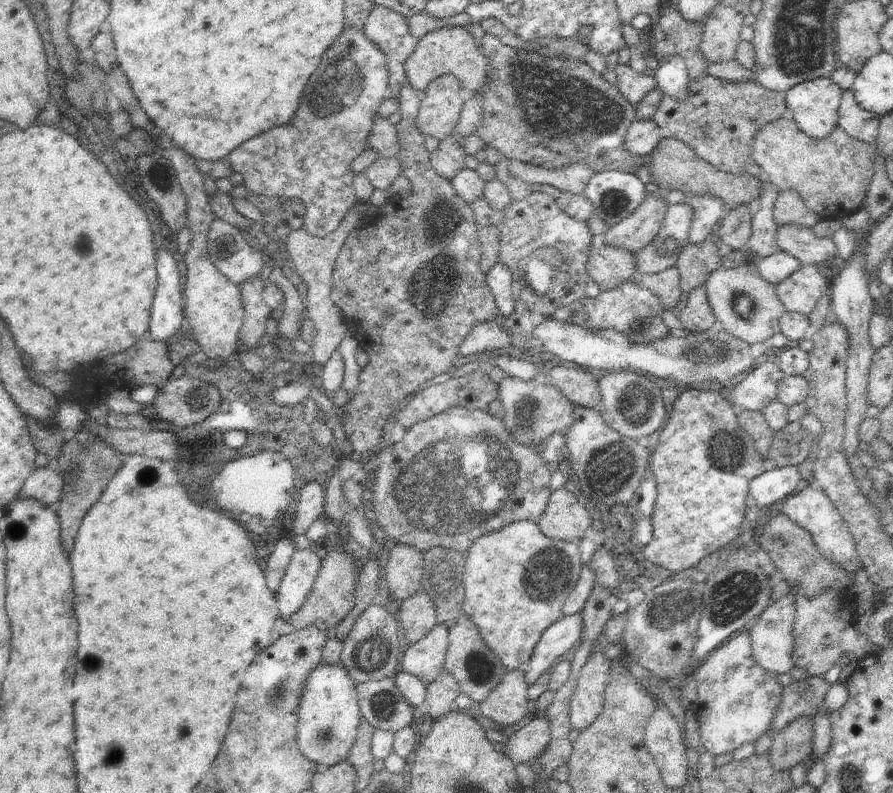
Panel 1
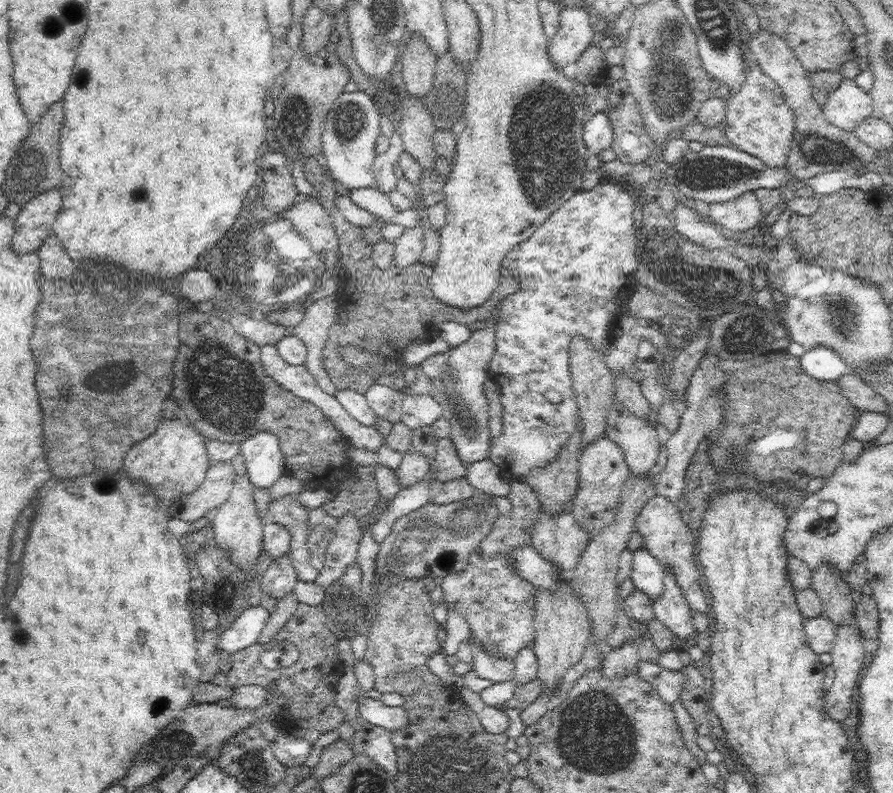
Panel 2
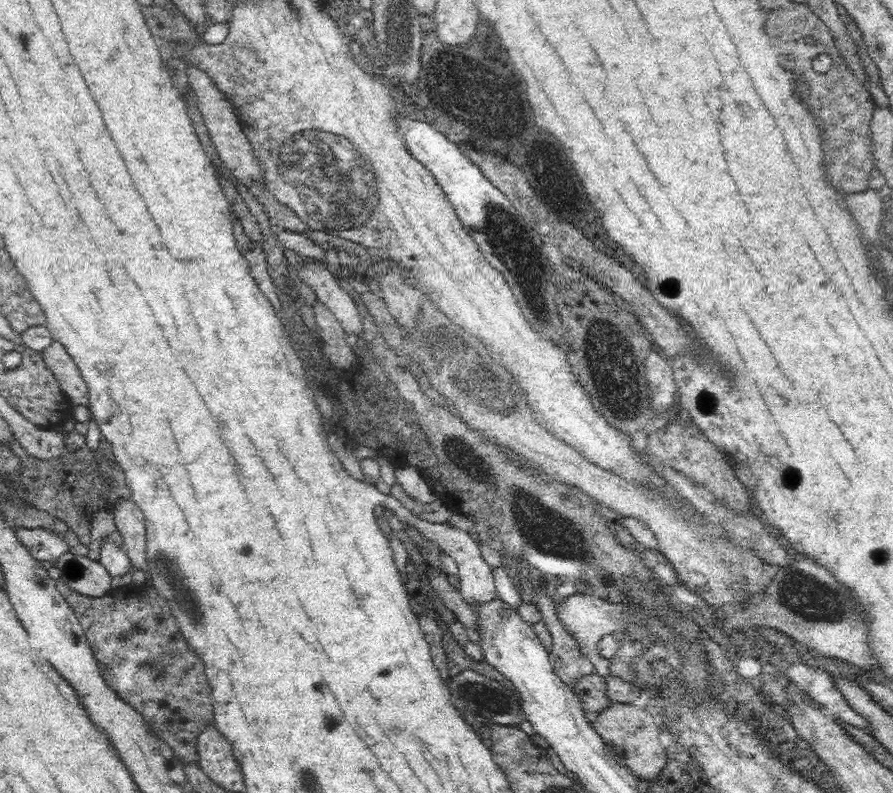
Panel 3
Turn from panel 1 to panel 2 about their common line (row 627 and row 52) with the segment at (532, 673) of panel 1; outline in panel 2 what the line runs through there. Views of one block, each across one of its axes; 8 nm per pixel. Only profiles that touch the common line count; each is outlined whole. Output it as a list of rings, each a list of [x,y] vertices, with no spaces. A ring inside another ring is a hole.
[[[565,6],[560,10],[558,34],[548,42],[548,53],[559,70],[580,55],[595,42],[596,35],[590,25],[590,14],[586,7]]]

